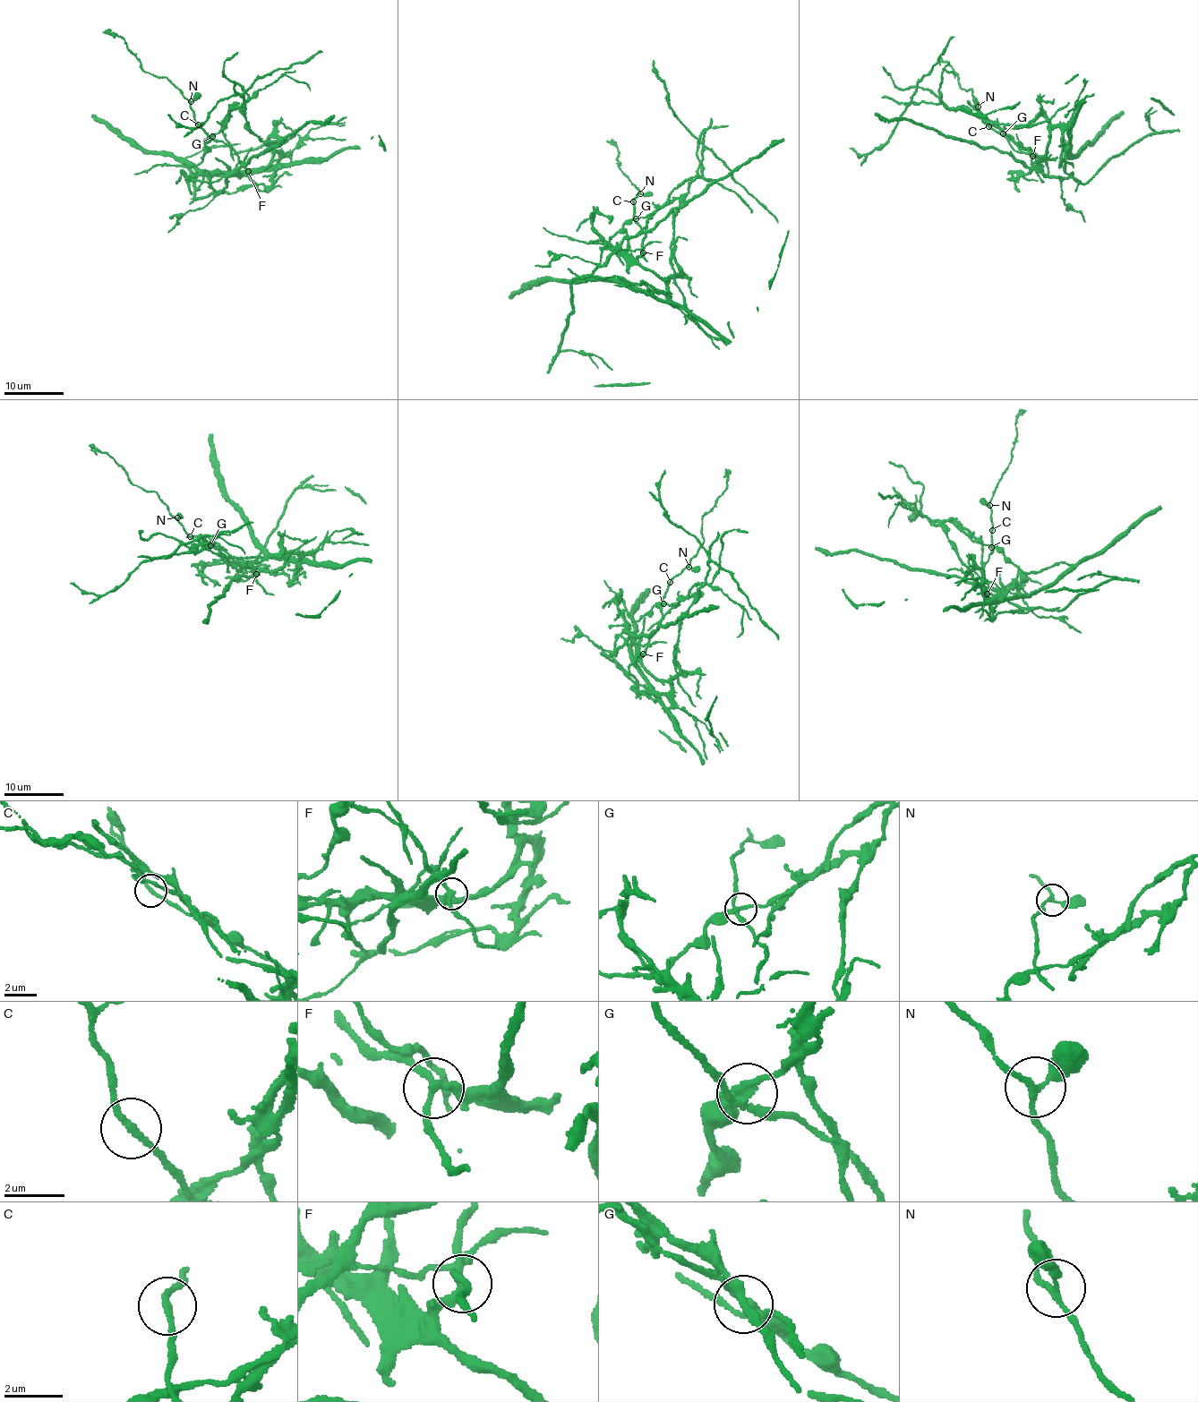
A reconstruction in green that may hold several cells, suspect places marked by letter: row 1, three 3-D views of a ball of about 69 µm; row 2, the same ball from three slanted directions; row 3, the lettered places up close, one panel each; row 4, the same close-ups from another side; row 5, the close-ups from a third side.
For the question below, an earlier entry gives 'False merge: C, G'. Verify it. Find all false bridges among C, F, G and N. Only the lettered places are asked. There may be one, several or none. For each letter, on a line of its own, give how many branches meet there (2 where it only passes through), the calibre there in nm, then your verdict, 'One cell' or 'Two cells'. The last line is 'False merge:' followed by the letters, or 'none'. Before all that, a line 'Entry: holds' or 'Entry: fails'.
Entry: fails
C: Branches: 2. Thickness 190 nm. One cell
F: Branches: 3. Thickness 240 nm. Two cells
G: Branches: 4. Thickness 240 nm. Two cells
N: Branches: 3. Thickness 200 nm. One cell
False merge: F, G

